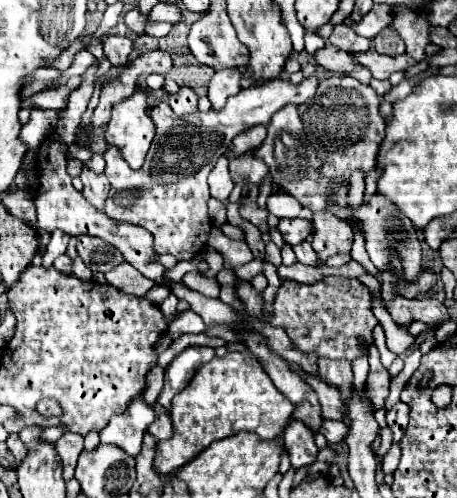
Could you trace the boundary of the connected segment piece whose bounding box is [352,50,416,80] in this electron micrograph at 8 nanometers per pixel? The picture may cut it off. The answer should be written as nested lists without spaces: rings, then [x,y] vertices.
[[[366,50],[366,52],[352,52],[352,56],[366,66],[376,80],[388,80],[390,74],[394,72],[406,72],[412,68],[416,62],[408,54],[400,56],[382,56],[376,50]]]

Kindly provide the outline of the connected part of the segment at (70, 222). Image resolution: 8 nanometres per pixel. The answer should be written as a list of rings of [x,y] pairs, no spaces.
[[[56,136],[46,138],[40,144],[38,150],[38,166],[40,166],[40,190],[34,194],[34,204],[38,210],[38,224],[36,228],[54,232],[54,230],[64,230],[72,236],[80,236],[80,234],[90,234],[96,238],[102,238],[104,242],[116,246],[126,262],[130,262],[136,270],[140,270],[146,278],[154,280],[156,284],[164,284],[164,272],[166,268],[162,264],[156,262],[156,252],[154,252],[154,236],[144,230],[142,226],[136,224],[124,224],[118,222],[110,216],[106,216],[104,212],[98,212],[78,190],[74,190],[72,186],[72,178],[66,172],[66,144],[62,144]]]

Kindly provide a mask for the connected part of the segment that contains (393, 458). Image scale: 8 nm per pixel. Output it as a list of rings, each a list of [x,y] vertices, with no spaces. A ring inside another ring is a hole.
[[[392,444],[392,448],[390,448],[390,452],[384,456],[381,464],[381,469],[384,475],[393,474],[396,470],[398,463],[401,458],[401,448],[398,444]]]

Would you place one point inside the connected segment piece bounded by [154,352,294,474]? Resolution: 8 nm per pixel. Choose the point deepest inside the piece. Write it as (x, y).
(233, 394)

